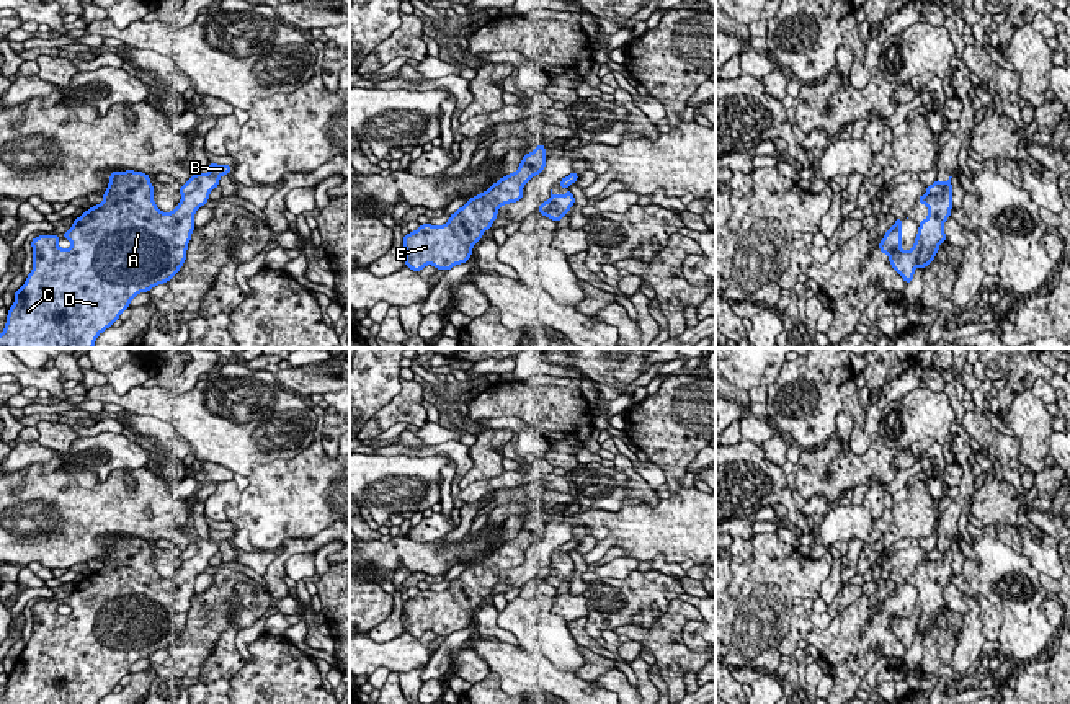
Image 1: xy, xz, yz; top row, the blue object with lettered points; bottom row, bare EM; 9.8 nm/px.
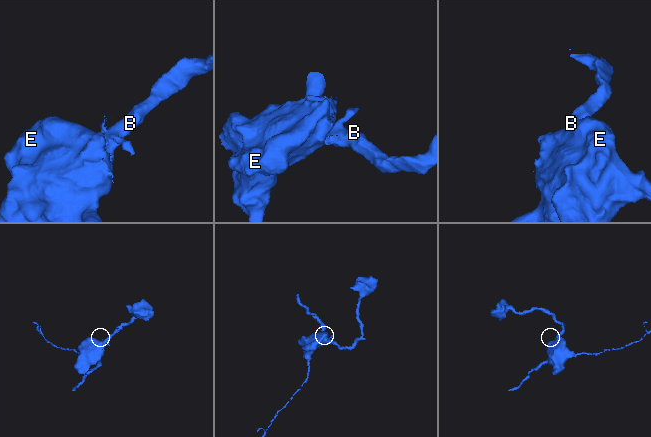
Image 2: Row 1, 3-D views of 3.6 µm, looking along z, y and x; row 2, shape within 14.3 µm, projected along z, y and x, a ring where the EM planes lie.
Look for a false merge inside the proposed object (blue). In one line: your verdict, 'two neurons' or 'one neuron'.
one neuron

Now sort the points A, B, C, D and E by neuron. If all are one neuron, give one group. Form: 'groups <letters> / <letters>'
groups A B C D E

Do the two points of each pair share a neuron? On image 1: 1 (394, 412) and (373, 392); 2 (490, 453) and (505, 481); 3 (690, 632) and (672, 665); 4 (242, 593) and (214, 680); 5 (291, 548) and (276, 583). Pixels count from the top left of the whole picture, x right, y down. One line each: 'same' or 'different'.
1: different
2: different
3: different
4: same
5: same

